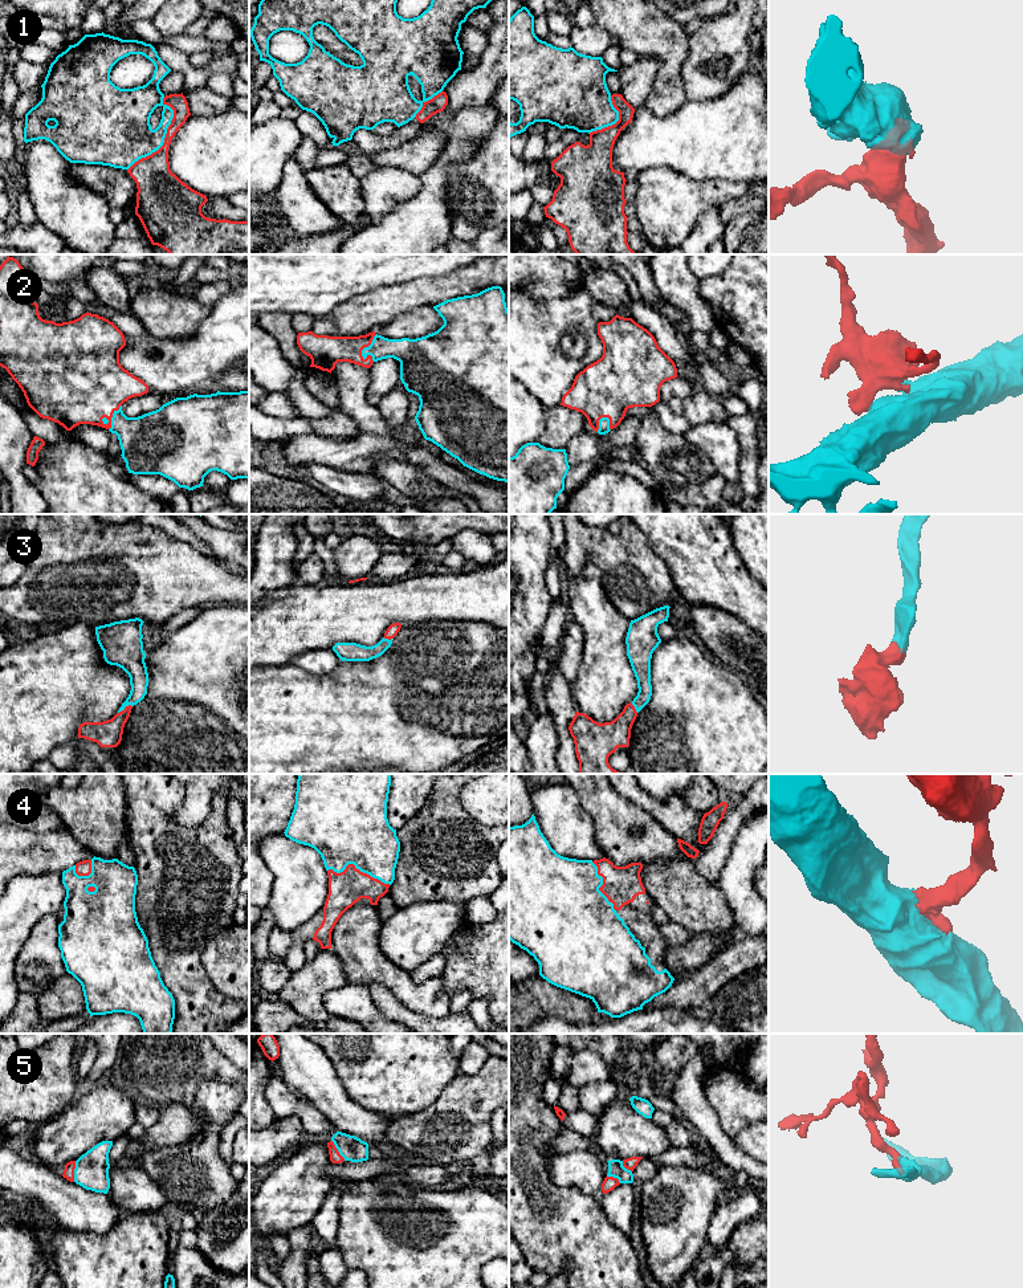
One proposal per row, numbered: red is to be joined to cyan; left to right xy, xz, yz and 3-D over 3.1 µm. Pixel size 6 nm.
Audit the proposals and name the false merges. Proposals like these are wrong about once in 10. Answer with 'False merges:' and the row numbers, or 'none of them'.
False merges: 1, 5

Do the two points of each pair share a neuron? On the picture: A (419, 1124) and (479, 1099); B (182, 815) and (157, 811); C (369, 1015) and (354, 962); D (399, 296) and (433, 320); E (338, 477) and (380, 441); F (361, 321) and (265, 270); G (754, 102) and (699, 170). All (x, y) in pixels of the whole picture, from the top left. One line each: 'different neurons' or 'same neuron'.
A: same neuron
B: different neurons
C: different neurons
D: different neurons
E: different neurons
F: different neurons
G: same neuron

